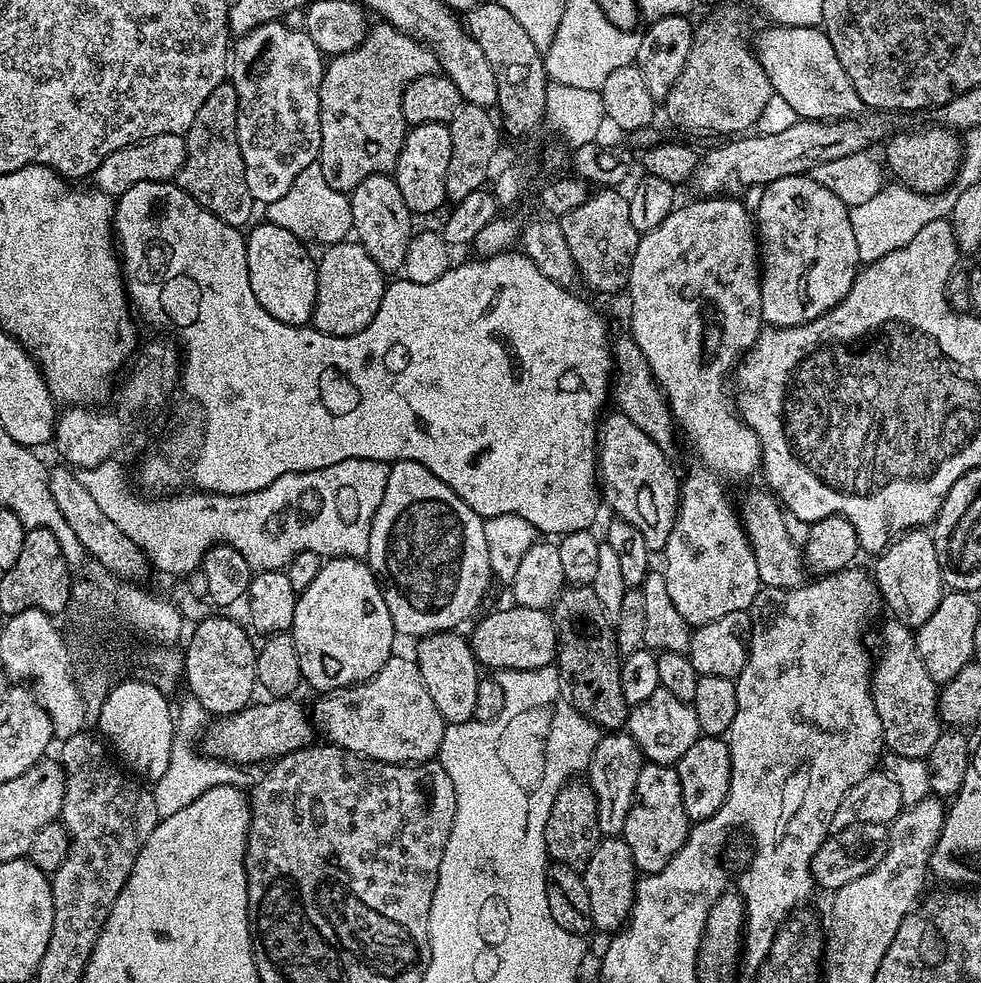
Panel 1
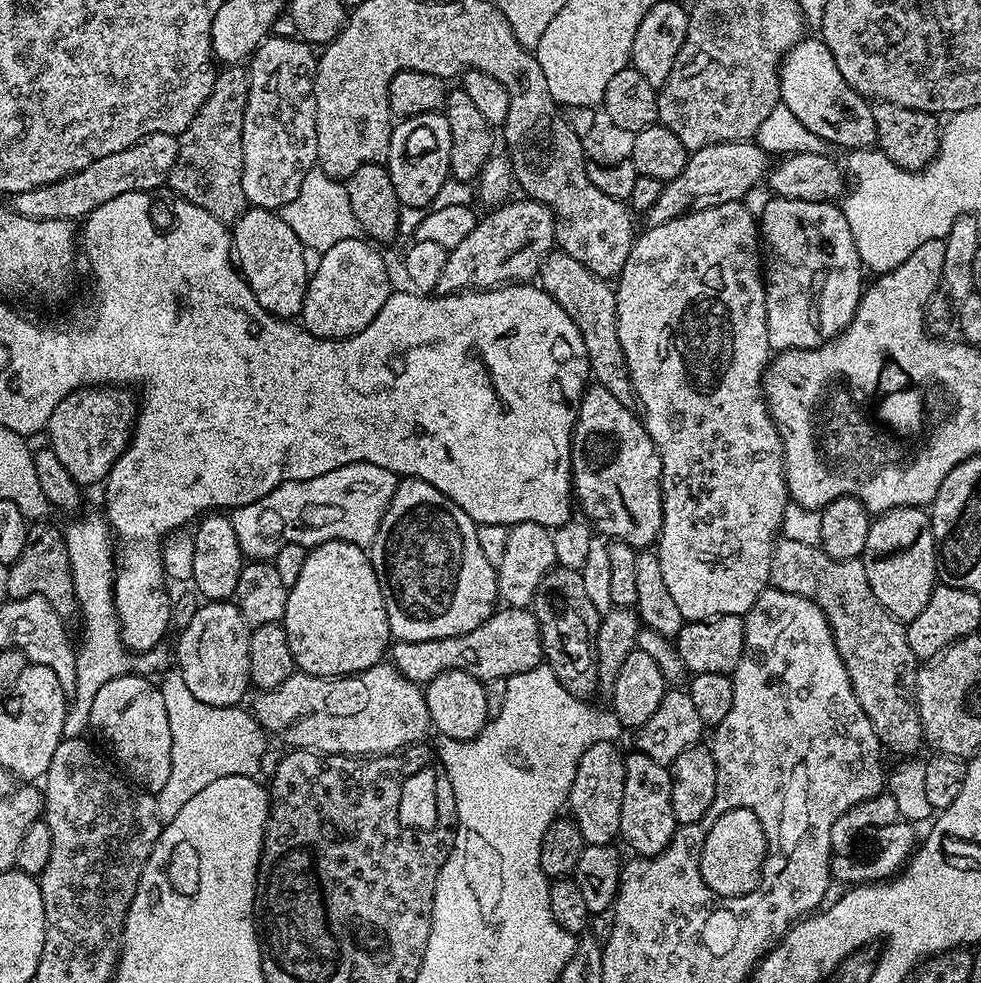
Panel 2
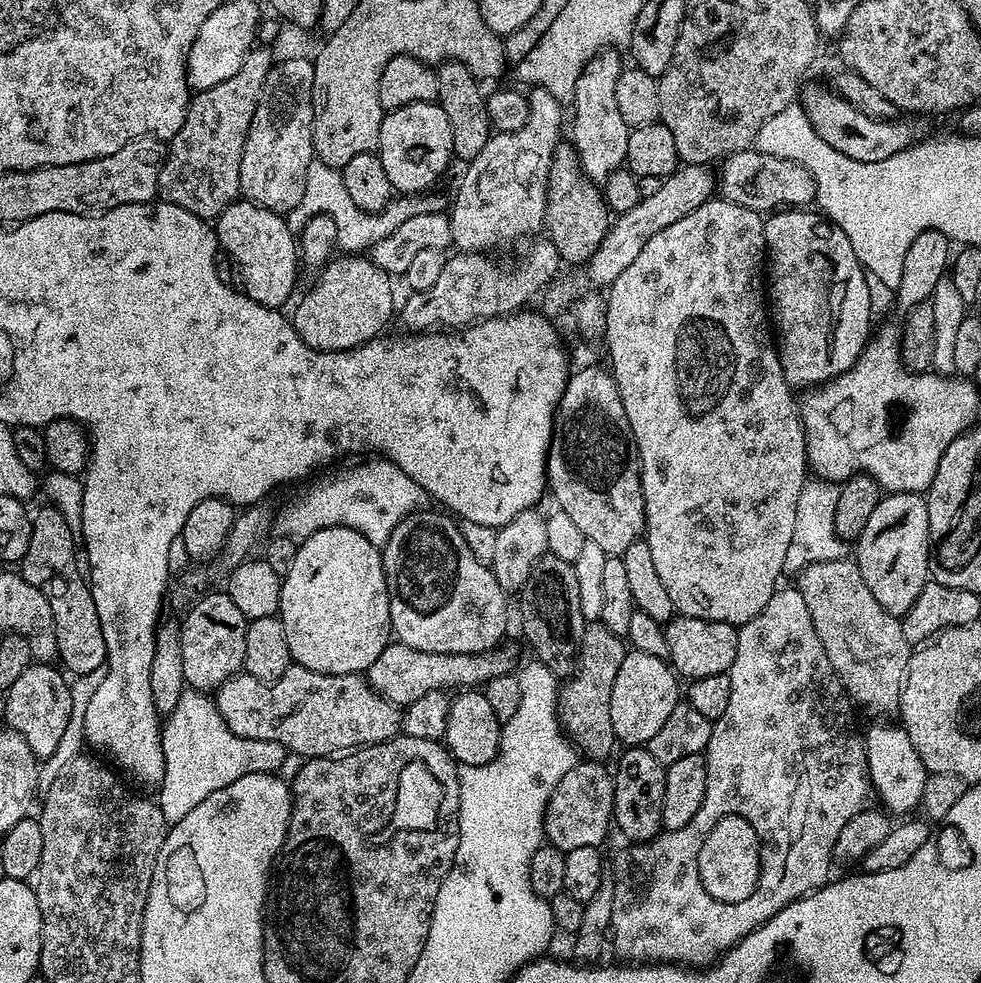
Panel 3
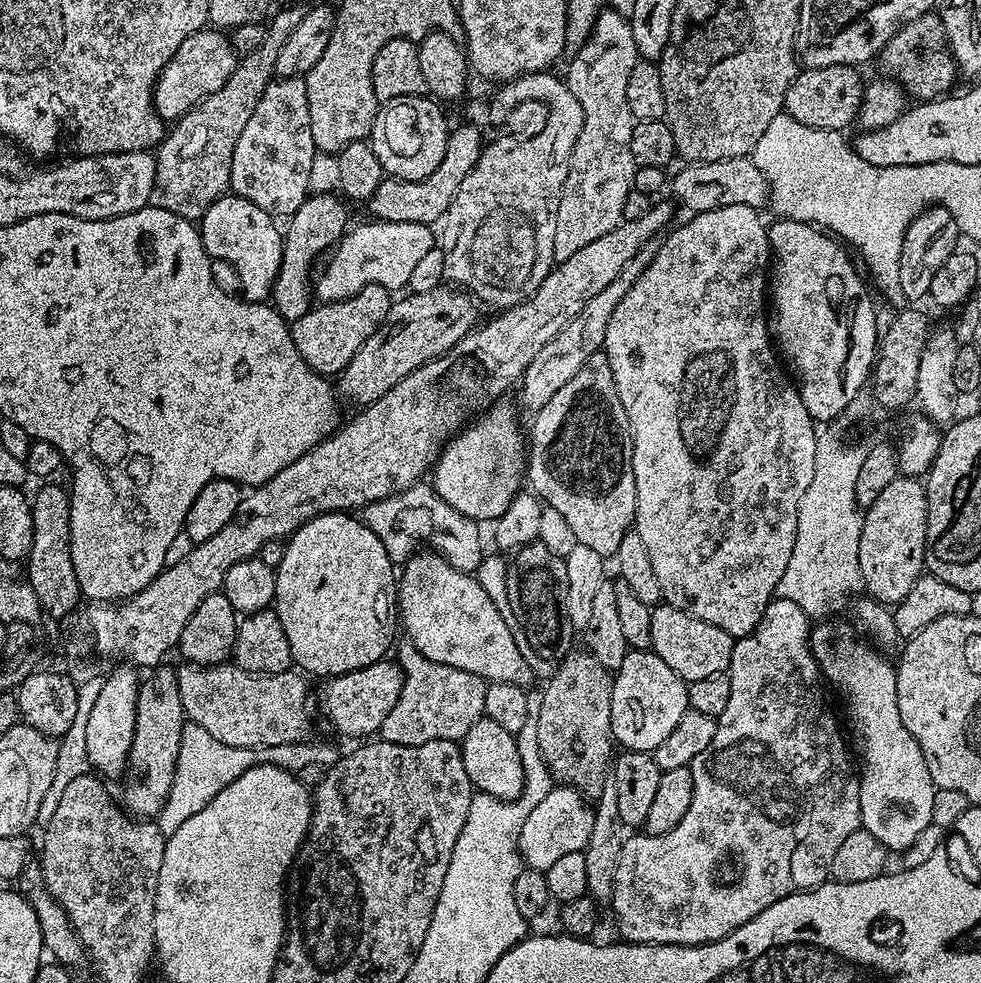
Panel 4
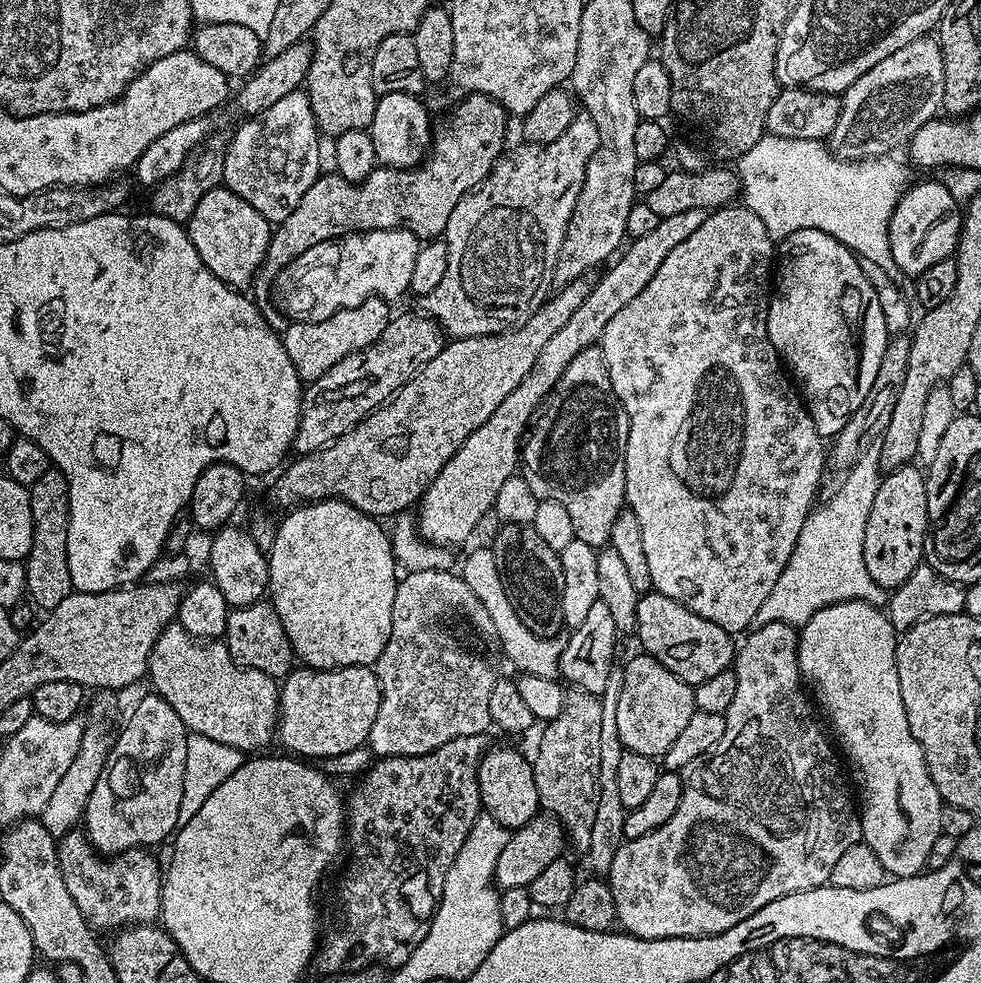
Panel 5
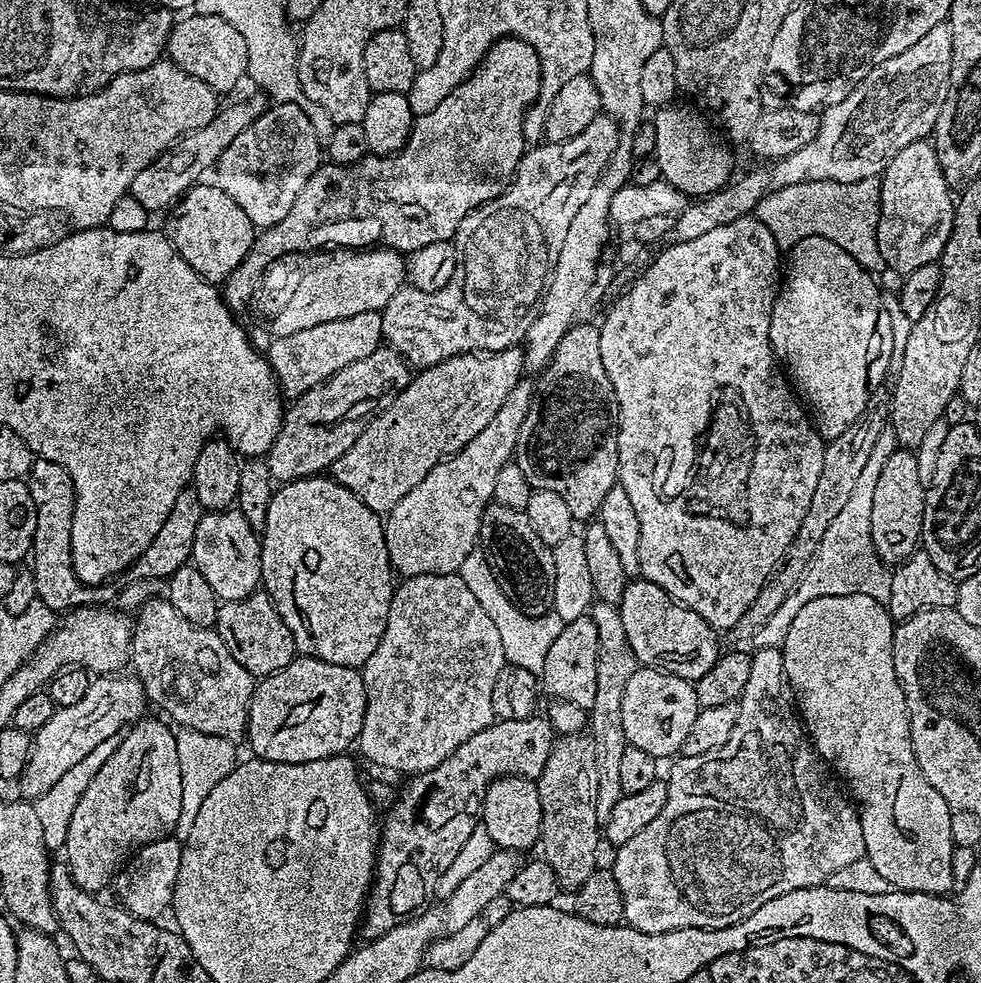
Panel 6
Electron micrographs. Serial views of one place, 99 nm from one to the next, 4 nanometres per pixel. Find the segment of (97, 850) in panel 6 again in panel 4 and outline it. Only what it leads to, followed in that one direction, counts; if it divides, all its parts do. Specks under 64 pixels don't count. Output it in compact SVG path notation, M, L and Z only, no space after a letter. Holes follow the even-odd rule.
M157 666L151 669L141 679L138 690L134 742L128 756L132 781L124 788L124 800L122 796L123 807L137 818L156 818L163 808L165 811L172 794L178 750L182 746L182 734L186 723L182 694L178 694L176 668L164 667Z

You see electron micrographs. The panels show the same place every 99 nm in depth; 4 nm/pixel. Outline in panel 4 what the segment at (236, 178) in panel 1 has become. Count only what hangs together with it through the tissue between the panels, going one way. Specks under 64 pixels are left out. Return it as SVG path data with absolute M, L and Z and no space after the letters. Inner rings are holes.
M303 7L282 9L273 18L272 24L267 25L268 36L262 46L247 53L237 63L226 86L195 104L185 116L171 125L164 141L154 152L156 173L154 190L150 190L151 207L170 210L182 218L196 222L206 214L206 210L210 210L219 196L231 189L234 146L238 146L238 138L242 138L242 130L246 130L246 122L250 122L250 114L254 114L258 98L262 98L266 86L276 76L278 50L286 46L286 38L290 38L294 26L302 22L304 14Z

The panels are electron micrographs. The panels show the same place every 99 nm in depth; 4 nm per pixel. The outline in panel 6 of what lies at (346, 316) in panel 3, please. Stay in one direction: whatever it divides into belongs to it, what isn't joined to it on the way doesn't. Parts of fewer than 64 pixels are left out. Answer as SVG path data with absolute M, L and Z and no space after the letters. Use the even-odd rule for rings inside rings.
M363 312L334 322L322 322L322 326L310 326L310 330L298 330L298 334L275 337L271 341L273 344L266 348L266 355L281 393L295 398L314 390L314 386L325 384L331 376L350 366L350 362L370 358L370 354L382 346L383 340L380 312Z

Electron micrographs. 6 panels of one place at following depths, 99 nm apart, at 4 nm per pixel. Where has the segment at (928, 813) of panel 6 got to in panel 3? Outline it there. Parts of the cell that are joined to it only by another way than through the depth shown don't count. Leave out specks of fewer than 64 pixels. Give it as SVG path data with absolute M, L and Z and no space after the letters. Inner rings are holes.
M876 722L869 732L863 733L864 749L866 750L866 762L868 763L868 779L873 793L880 795L879 803L883 805L889 813L904 812L900 814L912 814L920 808L922 790L928 781L929 772L925 770L922 758L918 758L918 750L914 750L914 742L904 733L903 727L897 726L892 722Z

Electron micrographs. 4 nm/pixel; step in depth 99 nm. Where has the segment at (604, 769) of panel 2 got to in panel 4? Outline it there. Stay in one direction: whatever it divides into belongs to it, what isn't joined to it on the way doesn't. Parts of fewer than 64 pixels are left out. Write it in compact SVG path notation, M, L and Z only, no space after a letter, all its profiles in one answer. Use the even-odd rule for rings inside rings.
M554 786L534 810L530 810L526 822L519 832L519 846L517 851L521 861L529 868L547 873L558 858L565 854L583 852L590 842L590 830L594 830L596 813L590 807L589 801L581 796L575 788Z

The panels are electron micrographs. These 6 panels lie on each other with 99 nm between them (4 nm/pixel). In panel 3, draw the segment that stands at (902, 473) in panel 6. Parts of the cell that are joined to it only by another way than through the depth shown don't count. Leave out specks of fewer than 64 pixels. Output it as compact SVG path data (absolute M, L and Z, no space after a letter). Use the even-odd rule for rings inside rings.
M889 492L881 495L862 534L854 541L854 559L858 570L862 570L866 587L874 594L878 606L891 616L905 616L910 606L914 606L918 594L922 594L922 586L929 582L929 534L927 499L918 492Z

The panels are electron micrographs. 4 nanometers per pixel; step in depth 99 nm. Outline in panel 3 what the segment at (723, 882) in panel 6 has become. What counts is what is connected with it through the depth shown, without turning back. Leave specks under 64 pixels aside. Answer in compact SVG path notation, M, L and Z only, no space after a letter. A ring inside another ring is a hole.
M777 587L776 593L762 606L762 614L750 618L750 622L739 625L738 628L738 654L734 654L734 662L727 672L730 678L730 702L722 718L715 720L710 734L708 747L702 755L706 761L706 798L702 806L698 806L698 814L686 826L682 826L673 832L664 830L652 840L633 843L631 846L624 846L616 856L616 865L611 865L610 879L614 890L614 910L612 911L612 931L610 933L610 944L621 956L624 962L639 962L645 964L674 964L677 966L711 966L729 952L736 944L742 942L755 928L765 924L778 910L782 910L788 904L793 904L817 888L823 888L829 883L828 867L833 867L832 851L834 842L838 842L838 833L854 814L858 814L869 803L870 781L868 779L868 763L866 762L866 750L864 749L864 738L861 729L856 729L856 716L854 705L848 698L840 679L836 677L835 670L830 666L830 658L826 658L826 650L822 650L822 642L818 642L818 634L814 630L814 622L810 622L810 610L806 610L806 602L802 598L799 587L784 588ZM727 815L740 815L750 822L757 836L760 839L760 877L757 888L750 898L742 902L720 902L716 901L700 887L698 872L698 856L702 848L703 840L713 830L718 820L726 818Z

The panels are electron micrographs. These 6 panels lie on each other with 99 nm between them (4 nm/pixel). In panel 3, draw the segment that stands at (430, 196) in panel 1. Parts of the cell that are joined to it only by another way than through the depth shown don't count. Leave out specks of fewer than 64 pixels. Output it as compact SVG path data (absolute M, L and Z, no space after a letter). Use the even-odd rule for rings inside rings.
M433 102L431 104L411 104L410 106L402 106L398 110L393 112L384 113L384 121L380 127L380 146L378 149L378 155L382 162L382 170L386 170L386 178L390 178L393 189L400 194L423 194L427 193L432 183L443 174L448 168L448 163L453 163L454 157L452 154L452 139L450 138L450 122L446 118L446 114L440 109L439 104Z

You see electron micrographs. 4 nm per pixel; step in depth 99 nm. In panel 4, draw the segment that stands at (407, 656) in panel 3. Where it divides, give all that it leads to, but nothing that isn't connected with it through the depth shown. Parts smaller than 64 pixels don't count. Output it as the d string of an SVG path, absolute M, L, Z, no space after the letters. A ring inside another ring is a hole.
M385 658L365 668L333 676L325 684L328 685L324 688L324 712L329 722L344 736L372 738L379 733L382 722L386 722L402 694L404 673L395 659Z

